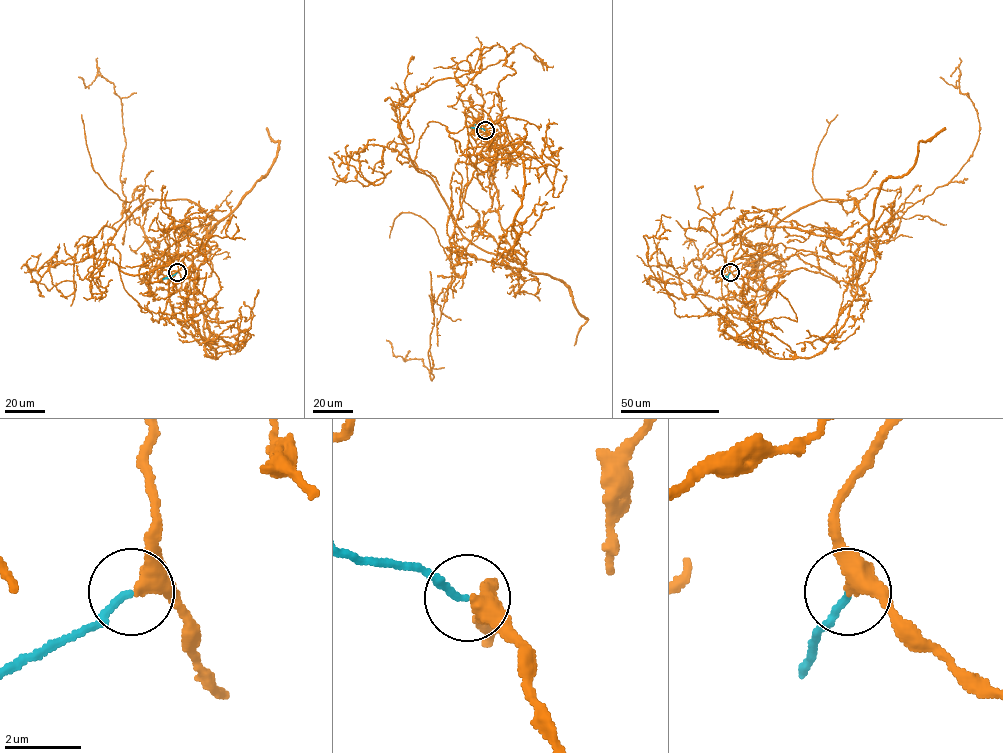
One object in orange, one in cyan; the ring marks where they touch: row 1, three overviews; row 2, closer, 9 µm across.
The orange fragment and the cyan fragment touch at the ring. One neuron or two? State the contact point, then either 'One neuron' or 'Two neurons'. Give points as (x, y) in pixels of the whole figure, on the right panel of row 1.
Place: (730, 272). One neuron

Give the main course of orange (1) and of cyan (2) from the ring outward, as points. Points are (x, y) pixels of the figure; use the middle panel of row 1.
1: (485, 130), (500, 226), (525, 268), (463, 235), (412, 163), (395, 107), (520, 43), (544, 70)
2: (485, 130), (471, 127)

